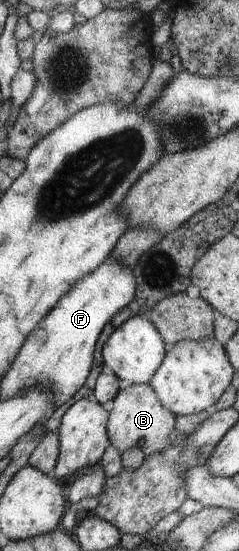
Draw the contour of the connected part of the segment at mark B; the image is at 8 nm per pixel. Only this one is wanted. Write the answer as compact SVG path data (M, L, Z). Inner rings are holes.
M132 384L126 389L120 389L118 394L110 403L112 411L108 421L108 437L111 443L120 451L140 447L144 455L152 453L162 453L176 439L175 422L176 416L171 413L163 403L159 401L159 395L149 384Z

